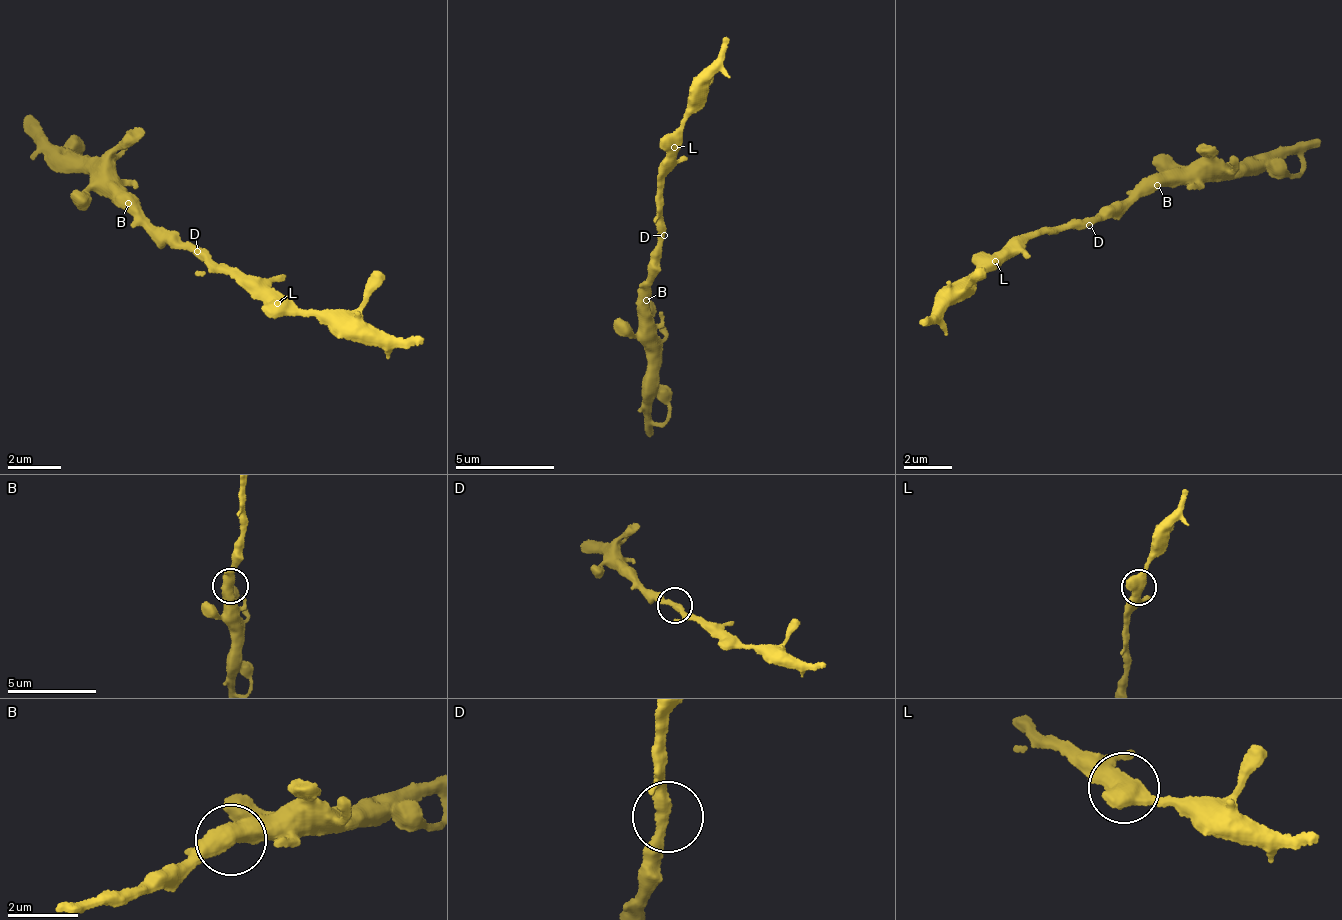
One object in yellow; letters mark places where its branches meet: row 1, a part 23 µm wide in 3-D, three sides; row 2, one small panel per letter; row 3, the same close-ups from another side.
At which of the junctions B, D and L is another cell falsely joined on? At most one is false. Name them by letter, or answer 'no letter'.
no letter

